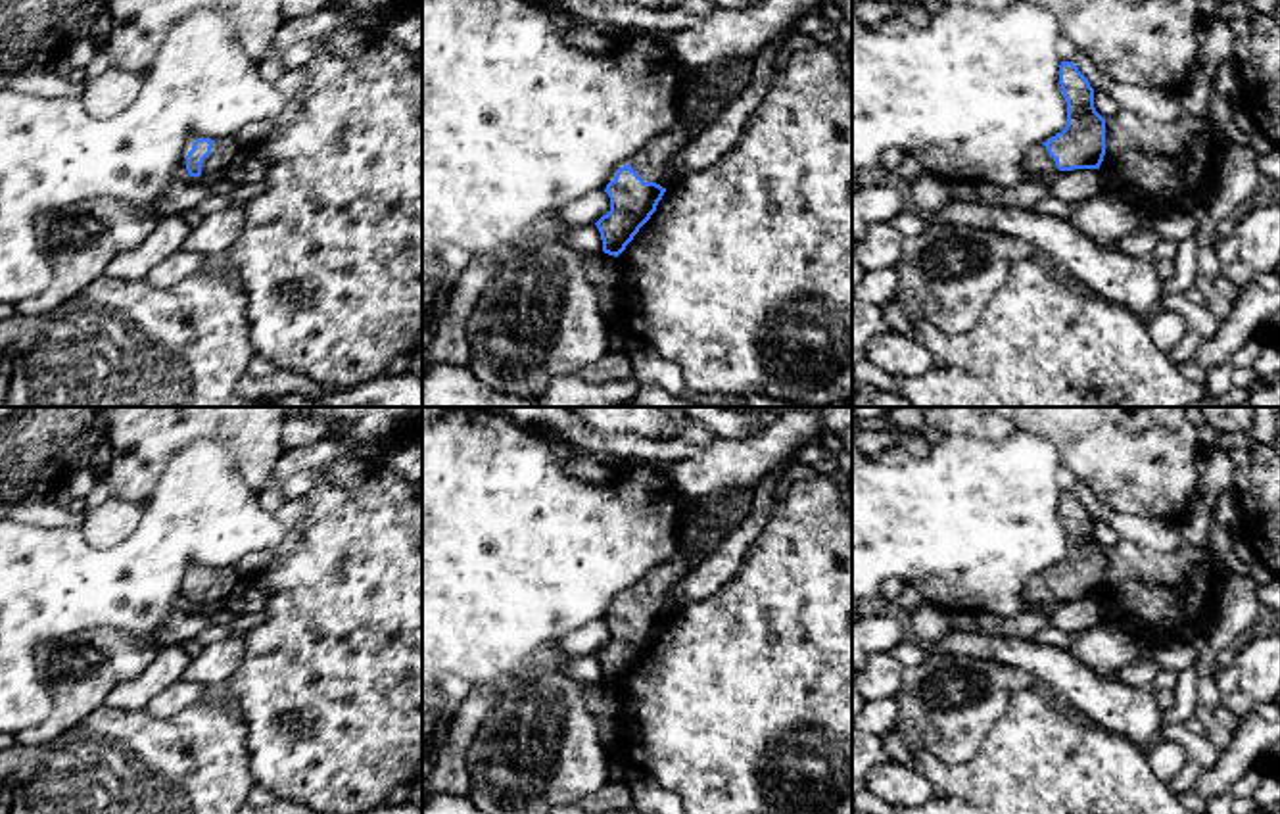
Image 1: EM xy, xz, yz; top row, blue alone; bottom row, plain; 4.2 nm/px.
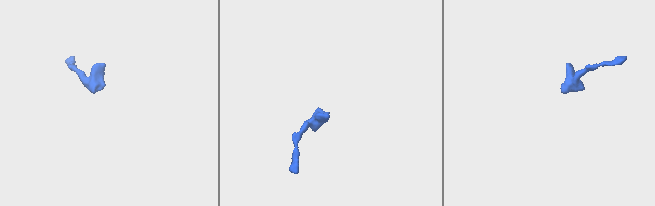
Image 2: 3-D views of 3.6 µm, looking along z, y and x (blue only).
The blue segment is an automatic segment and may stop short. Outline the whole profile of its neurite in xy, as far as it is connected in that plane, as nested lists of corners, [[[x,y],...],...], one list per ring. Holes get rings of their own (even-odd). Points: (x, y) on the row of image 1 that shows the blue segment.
[[[198,138],[186,156],[186,171],[190,177],[215,177],[240,154],[242,148],[234,138]]]

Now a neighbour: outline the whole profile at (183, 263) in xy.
[[[180,250],[155,265],[144,280],[157,288],[167,288],[201,269],[205,261],[200,253]]]

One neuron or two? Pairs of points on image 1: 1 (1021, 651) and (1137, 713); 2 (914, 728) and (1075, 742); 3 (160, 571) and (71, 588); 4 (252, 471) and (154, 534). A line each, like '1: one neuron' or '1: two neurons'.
1: one neuron
2: two neurons
3: one neuron
4: two neurons

